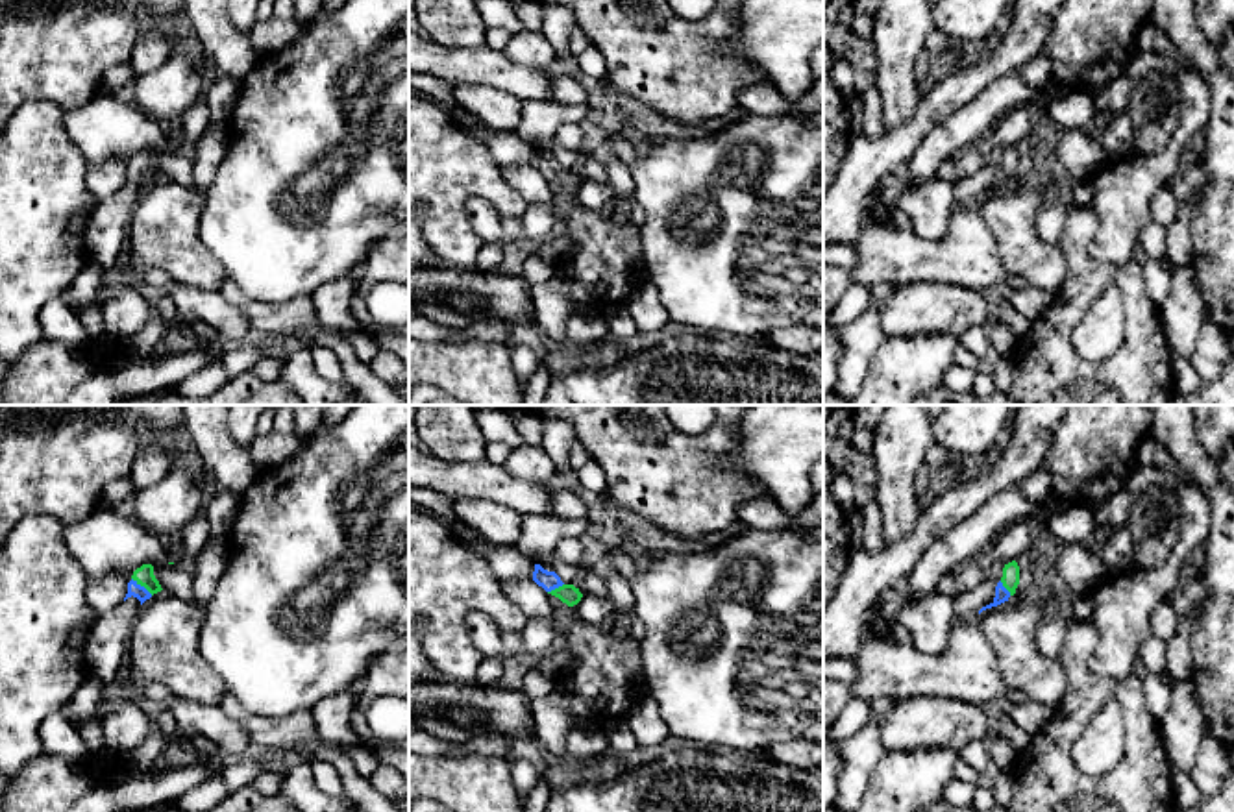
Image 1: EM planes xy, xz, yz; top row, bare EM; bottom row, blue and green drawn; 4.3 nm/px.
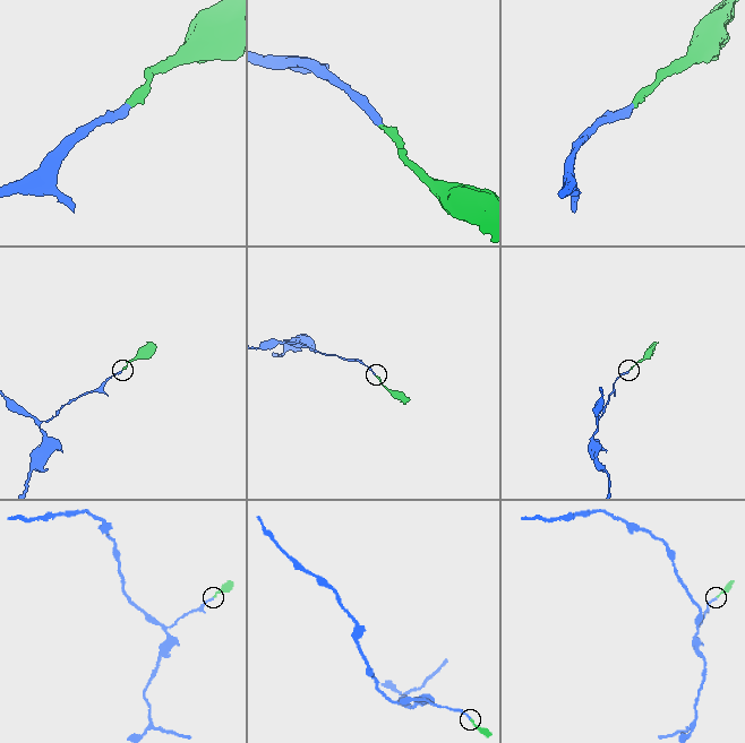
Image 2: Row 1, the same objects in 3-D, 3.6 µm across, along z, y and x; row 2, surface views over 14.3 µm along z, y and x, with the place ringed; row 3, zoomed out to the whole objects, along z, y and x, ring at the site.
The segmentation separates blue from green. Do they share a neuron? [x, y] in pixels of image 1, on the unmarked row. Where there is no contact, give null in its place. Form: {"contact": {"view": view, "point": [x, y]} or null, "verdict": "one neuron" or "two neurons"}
{"contact": {"view": "xy", "point": [143, 172]}, "verdict": "one neuron"}

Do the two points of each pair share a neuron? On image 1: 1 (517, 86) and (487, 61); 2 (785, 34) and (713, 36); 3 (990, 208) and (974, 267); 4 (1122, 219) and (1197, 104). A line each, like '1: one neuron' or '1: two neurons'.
1: one neuron
2: two neurons
3: two neurons
4: one neuron

